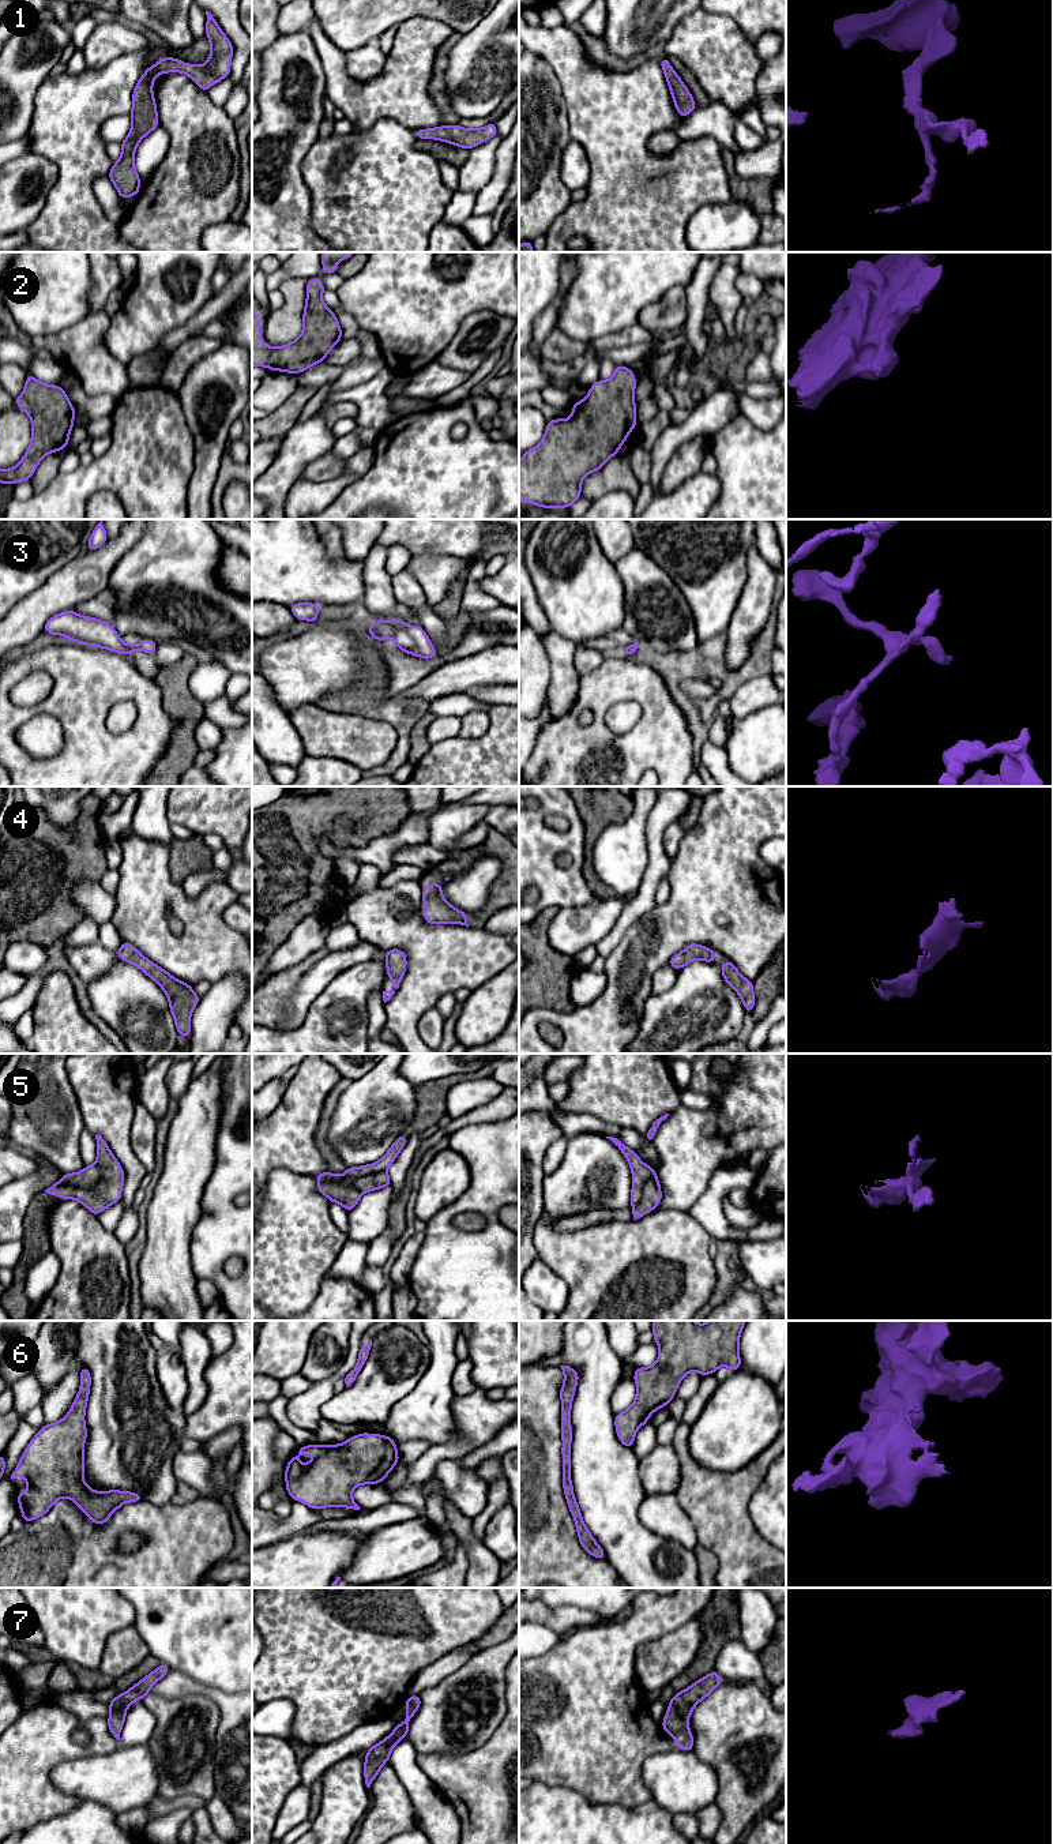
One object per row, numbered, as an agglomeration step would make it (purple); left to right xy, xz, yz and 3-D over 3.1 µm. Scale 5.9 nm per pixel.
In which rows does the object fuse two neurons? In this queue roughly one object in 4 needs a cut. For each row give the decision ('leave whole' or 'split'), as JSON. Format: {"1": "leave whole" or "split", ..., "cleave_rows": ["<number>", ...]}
{"1": "leave whole", "2": "leave whole", "3": "split", "4": "leave whole", "5": "split", "6": "leave whole", "7": "leave whole", "cleave_rows": ["3", "5"]}

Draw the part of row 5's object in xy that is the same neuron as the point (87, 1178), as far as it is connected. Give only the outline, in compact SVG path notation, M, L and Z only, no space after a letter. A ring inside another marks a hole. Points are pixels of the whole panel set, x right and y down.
M97 1163L84 1167L80 1172L64 1173L60 1184L71 1186L78 1190L91 1190L97 1186L101 1178L101 1169Z

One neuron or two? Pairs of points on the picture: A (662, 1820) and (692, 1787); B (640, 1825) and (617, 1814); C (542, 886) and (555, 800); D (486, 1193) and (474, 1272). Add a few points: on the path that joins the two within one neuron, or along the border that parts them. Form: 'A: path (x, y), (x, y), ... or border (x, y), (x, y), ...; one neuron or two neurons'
A: border (653, 1799), (673, 1814); two neurons
B: path (635, 1825), (628, 1825), (623, 1820); one neuron
C: path (538, 864), (538, 822); one neuron
D: path (463, 1204), (446, 1219), (446, 1243), (451, 1249); one neuron

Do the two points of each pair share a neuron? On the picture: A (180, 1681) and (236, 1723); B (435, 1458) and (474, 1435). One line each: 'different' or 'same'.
A: same
B: same

